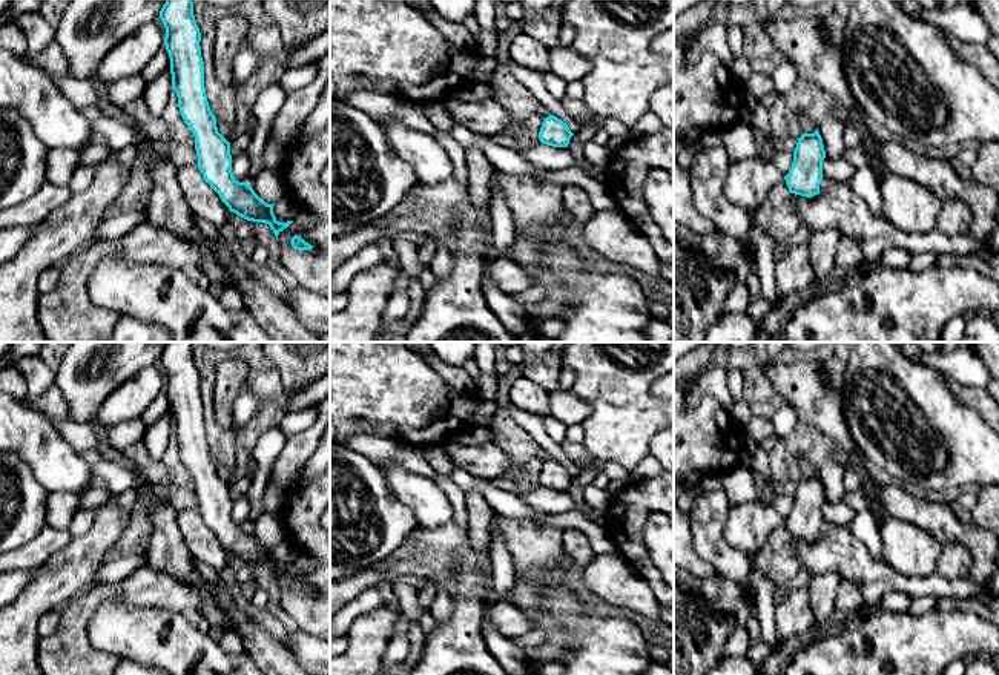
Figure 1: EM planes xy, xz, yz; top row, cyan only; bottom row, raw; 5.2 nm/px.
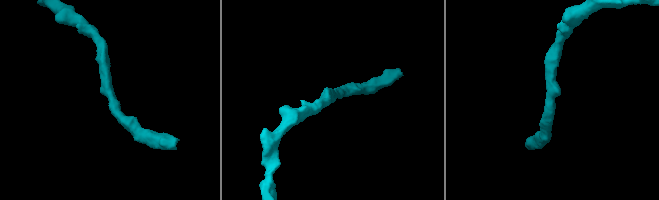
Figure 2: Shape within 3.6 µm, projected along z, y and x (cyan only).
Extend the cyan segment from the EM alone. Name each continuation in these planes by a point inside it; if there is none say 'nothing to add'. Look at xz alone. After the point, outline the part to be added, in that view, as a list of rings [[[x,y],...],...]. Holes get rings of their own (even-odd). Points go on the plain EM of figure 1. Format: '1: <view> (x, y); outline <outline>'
nothing to add

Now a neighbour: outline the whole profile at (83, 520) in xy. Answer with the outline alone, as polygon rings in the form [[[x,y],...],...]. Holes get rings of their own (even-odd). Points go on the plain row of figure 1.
[[[89,508],[89,509],[78,509],[72,519],[72,523],[69,526],[69,531],[72,534],[72,538],[78,538],[84,535],[95,523],[98,508]]]

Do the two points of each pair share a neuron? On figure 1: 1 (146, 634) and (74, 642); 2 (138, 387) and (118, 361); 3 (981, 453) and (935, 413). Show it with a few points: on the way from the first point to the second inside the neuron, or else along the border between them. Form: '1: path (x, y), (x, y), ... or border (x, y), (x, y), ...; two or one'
1: border (98, 605), (88, 640), (118, 658); two
2: border (152, 364), (128, 378), (103, 401); two
3: path (970, 448), (946, 424); one

